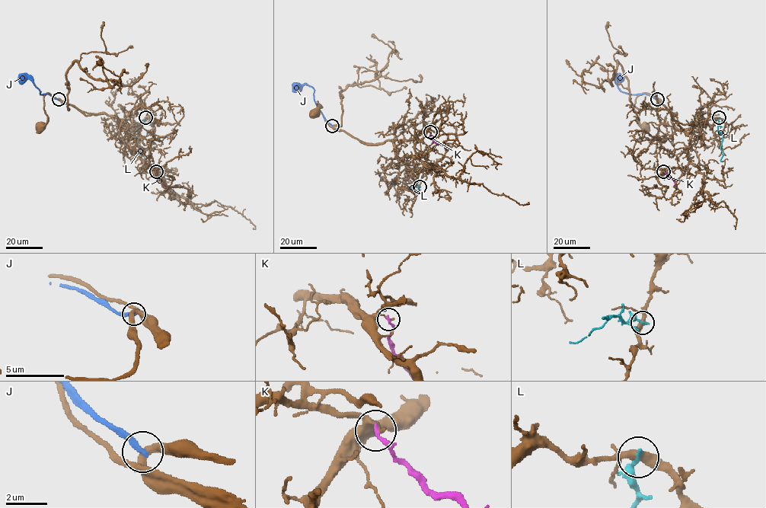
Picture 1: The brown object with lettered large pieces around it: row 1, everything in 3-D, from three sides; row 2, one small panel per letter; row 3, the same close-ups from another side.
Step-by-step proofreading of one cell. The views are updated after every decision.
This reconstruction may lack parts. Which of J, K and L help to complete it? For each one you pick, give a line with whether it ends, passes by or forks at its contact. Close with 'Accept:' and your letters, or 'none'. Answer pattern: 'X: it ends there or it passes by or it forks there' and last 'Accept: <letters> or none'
Accept: none

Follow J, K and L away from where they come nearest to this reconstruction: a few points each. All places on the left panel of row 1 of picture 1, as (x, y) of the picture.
J: (58, 99), (50, 94), (40, 94), (31, 81), (26, 76), (18, 76)
K: (156, 171), (164, 185), (173, 190)
L: (145, 117), (139, 129), (135, 132), (136, 143), (145, 161)

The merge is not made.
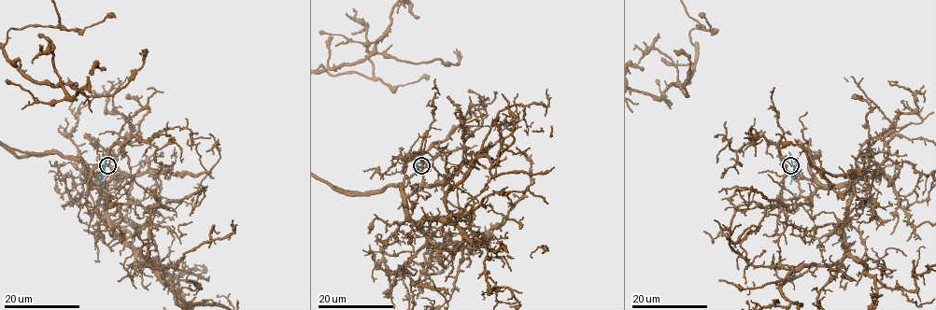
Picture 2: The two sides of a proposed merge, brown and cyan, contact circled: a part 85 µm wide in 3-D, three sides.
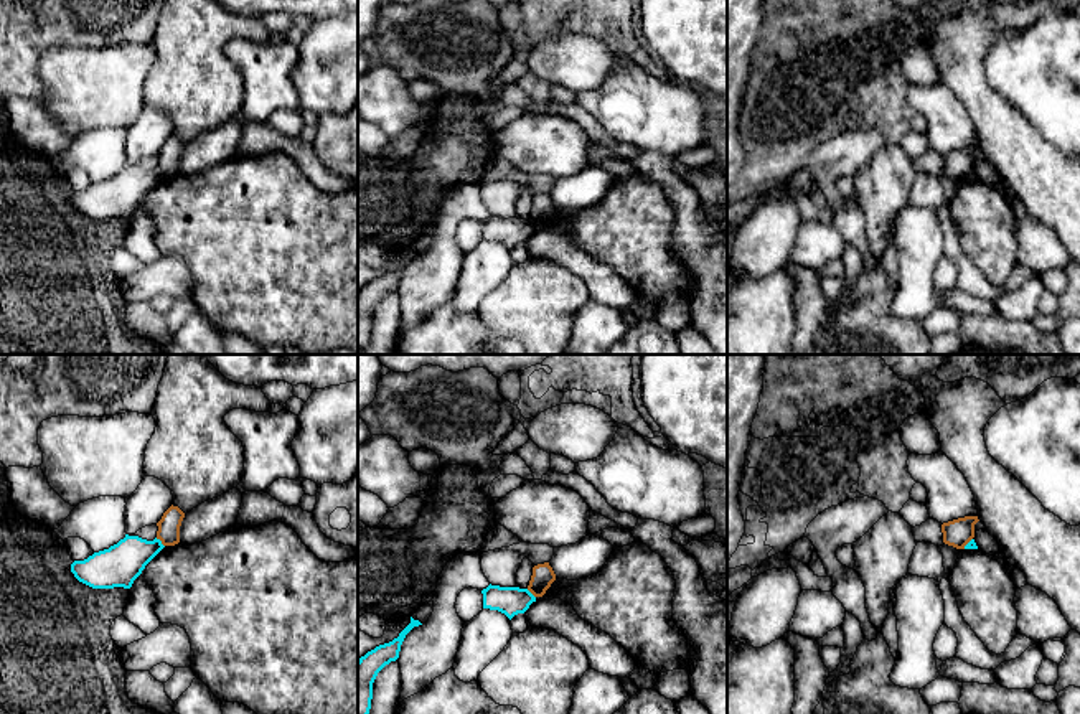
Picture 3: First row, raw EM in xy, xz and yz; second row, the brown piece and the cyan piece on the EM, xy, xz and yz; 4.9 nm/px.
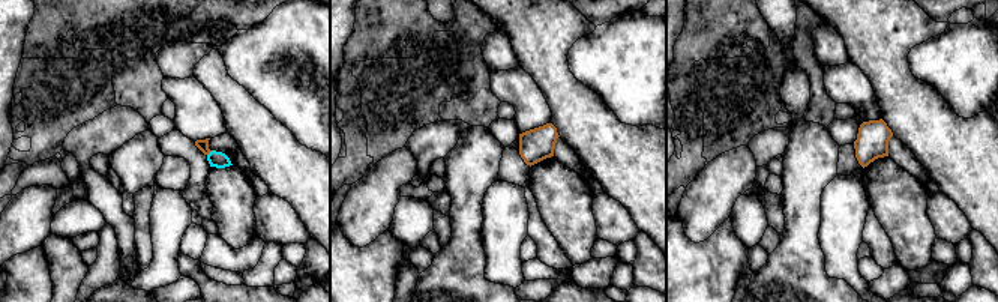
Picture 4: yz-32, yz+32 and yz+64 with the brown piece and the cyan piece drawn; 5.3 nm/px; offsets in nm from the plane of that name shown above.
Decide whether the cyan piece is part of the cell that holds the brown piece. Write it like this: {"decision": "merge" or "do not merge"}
{"decision": "do not merge"}

